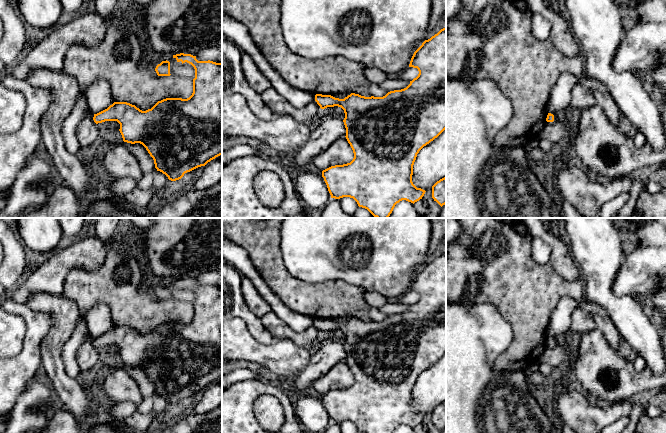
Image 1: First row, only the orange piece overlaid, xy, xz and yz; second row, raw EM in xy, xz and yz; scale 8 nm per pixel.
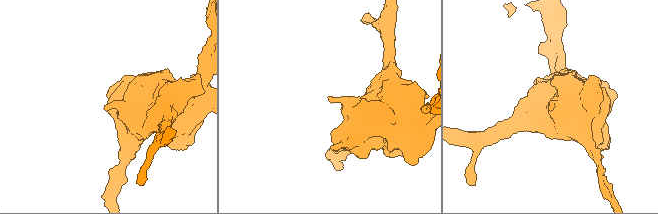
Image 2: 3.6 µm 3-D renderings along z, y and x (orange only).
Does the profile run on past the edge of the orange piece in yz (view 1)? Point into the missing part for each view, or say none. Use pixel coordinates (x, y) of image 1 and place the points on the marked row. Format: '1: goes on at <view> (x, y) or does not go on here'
1: does not go on here

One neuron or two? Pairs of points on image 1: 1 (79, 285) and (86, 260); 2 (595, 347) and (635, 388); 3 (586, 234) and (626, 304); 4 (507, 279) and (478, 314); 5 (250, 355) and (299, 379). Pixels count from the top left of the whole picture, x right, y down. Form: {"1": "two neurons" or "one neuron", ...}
{"1": "two neurons", "2": "one neuron", "3": "one neuron", "4": "two neurons", "5": "two neurons"}

